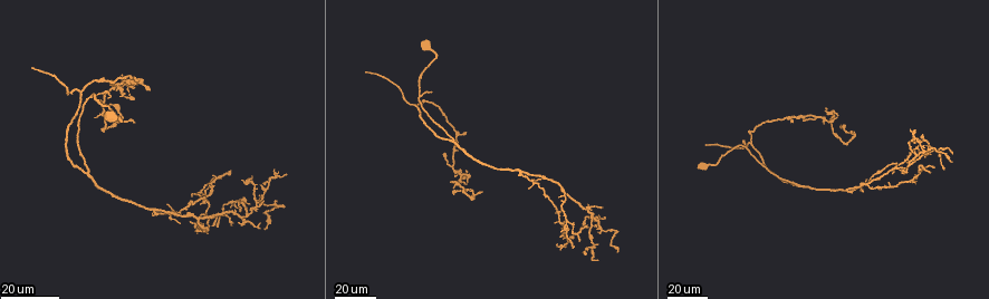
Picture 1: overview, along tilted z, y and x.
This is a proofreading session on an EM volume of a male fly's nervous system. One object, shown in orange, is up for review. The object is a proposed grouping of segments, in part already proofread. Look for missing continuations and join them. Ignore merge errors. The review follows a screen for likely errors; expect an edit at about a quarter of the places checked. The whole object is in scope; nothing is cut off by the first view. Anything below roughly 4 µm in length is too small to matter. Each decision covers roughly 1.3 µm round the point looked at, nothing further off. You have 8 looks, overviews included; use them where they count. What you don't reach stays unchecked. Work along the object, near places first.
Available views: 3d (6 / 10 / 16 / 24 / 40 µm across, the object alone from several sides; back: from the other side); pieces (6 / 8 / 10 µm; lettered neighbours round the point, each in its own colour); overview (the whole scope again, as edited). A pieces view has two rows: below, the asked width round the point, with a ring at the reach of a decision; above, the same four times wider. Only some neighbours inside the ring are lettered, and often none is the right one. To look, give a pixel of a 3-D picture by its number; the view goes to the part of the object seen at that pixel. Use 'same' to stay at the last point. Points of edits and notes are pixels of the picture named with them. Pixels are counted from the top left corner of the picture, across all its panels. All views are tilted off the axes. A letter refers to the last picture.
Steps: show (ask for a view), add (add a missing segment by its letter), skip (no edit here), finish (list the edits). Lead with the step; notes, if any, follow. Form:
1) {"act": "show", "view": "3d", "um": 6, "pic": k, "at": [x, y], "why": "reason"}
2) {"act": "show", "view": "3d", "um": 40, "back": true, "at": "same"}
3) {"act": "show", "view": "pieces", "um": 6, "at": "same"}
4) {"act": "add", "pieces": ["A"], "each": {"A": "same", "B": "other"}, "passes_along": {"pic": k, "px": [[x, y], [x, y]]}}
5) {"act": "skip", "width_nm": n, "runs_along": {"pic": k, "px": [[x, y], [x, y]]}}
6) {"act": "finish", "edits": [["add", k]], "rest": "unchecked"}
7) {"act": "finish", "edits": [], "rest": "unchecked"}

{"act": "show", "view": "3d", "um": 40, "pic": 1, "at": [831, 115], "why": "free end"}

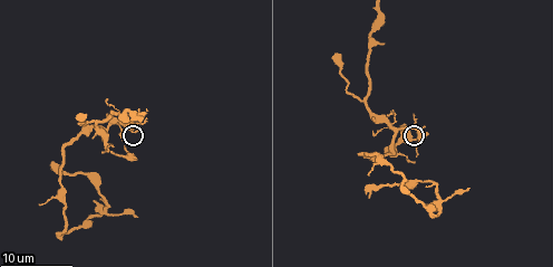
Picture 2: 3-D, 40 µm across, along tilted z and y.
{"act": "show", "view": "pieces", "um": 8, "pic": 2, "at": [136, 129]}

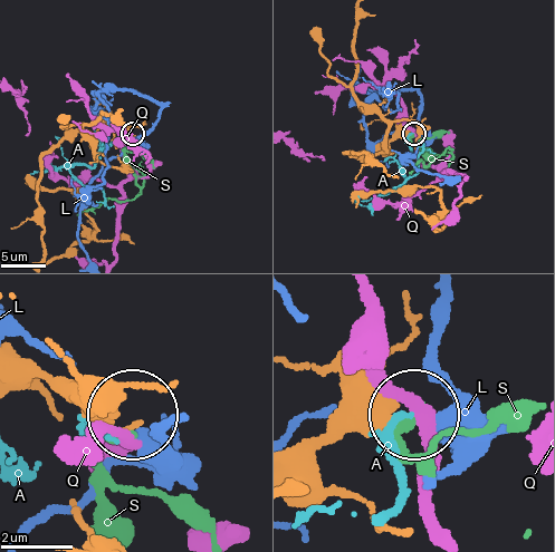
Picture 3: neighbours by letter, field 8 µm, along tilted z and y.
{"act": "skip", "each": {"A": "other", "L": "other", "Q": "other", "S": "other"}, "runs_along": {"pic": 3, "px": [[296, 491], [317, 448], [414, 414]]}, "found": "none of them fits"}

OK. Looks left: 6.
{"act": "show", "view": "3d", "um": 24, "pic": 2, "at": [368, 199], "why": "free end"}

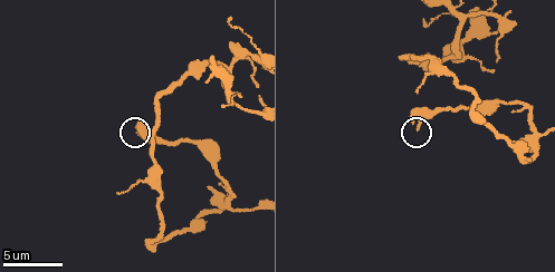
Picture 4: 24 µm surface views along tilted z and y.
{"act": "show", "view": "pieces", "um": 8, "pic": 4, "at": [418, 129]}

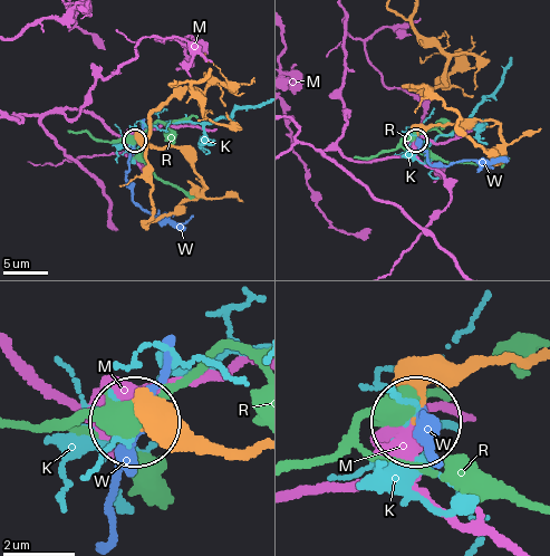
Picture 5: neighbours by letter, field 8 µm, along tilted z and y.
{"act": "skip", "each": {"K": "other", "M": "other", "R": "other", "W": "other"}, "found": "none of them fits"}

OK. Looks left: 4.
{"act": "show", "view": "3d", "um": 24, "pic": 1, "at": [191, 221], "why": "thin end"}

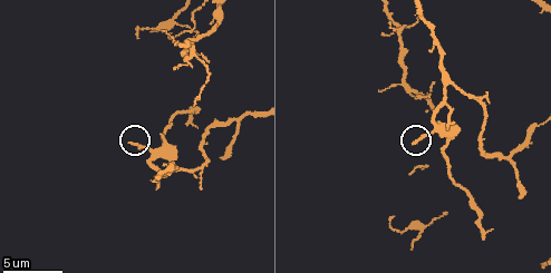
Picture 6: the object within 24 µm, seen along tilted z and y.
{"act": "show", "view": "pieces", "um": 8, "pic": 6, "at": [130, 145], "why": "what lies round it"}

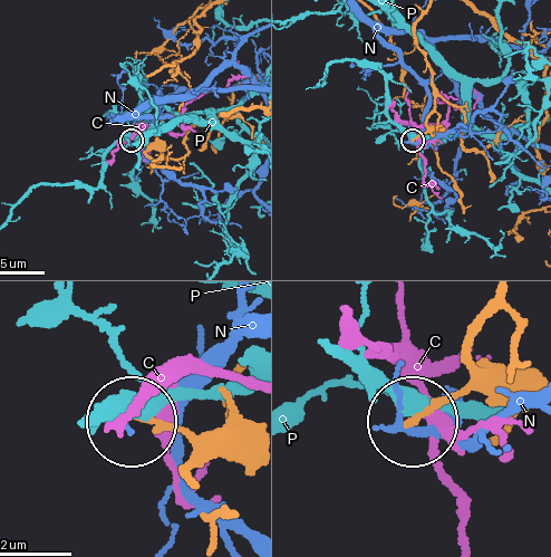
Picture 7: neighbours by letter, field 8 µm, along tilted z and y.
{"act": "skip", "each": {"C": "other", "N": "other", "P": "other"}, "runs_along": {"pic": 7, "px": [[187, 470], [192, 450], [182, 434], [138, 421]]}, "found": "no lettered segment goes on from it"}

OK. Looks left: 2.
{"act": "show", "view": "3d", "um": 40, "pic": 1, "at": [33, 67], "why": "branch stops here"}

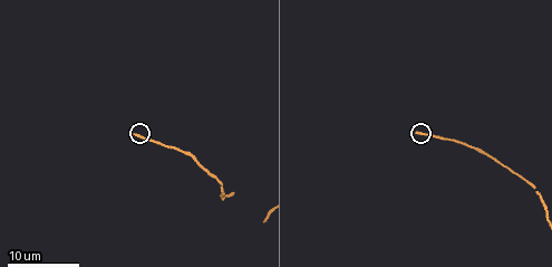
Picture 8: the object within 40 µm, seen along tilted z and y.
{"act": "show", "view": "pieces", "um": 10, "pic": 8, "at": [416, 132]}

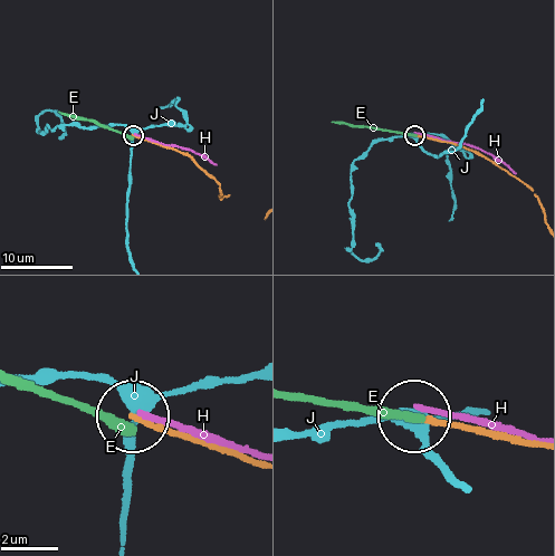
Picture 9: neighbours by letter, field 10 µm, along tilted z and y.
{"act": "skip", "each": {"E": "other", "H": "other", "J": "other"}, "runs_along": {"pic": 9, "px": [[248, 460], [133, 416]]}, "found": "none of them fits"}

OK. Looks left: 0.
{"act": "finish", "edits": [], "rest": "unchecked"}

